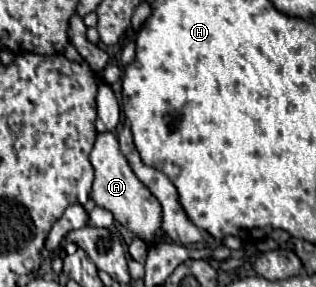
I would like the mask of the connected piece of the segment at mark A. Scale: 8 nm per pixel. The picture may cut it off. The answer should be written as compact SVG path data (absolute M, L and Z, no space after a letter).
M113 132L97 134L97 142L89 158L95 168L95 180L91 188L91 198L95 200L95 204L109 210L121 226L125 226L135 238L147 242L149 246L155 244L155 240L163 238L163 208L159 206L159 200L147 190L147 186L143 186L143 182L139 182L139 178L133 174L127 158L119 150L117 136Z

